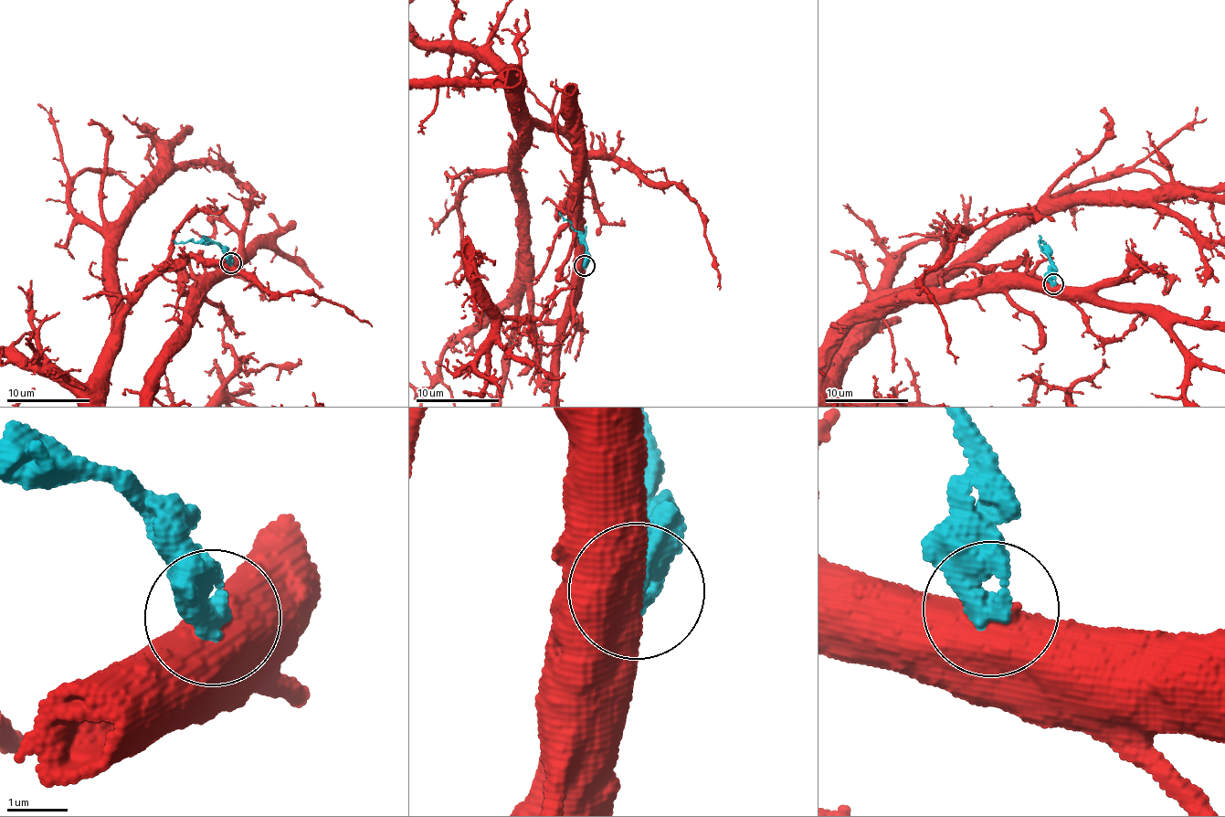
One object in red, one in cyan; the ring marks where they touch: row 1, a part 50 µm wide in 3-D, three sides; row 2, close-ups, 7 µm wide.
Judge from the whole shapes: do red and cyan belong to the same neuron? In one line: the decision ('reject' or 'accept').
reject

